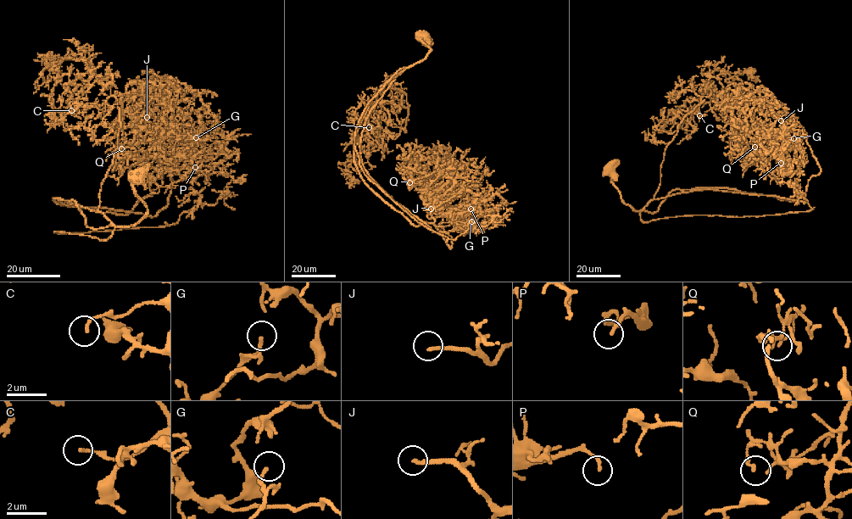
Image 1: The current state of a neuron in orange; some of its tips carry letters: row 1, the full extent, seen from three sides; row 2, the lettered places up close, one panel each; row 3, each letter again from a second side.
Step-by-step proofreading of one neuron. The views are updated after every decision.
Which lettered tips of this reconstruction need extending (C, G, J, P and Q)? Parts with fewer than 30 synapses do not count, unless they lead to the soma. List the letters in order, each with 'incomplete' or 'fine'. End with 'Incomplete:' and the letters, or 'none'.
C: fine
G: fine
J: incomplete
P: fine
Q: fine
Incomplete: J

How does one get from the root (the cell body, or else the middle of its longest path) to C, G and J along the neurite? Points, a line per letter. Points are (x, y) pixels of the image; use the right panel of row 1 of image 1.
C: (607, 169), (621, 199), (641, 210), (677, 125), (701, 103), (697, 114), (674, 110), (699, 115)
G: (607, 169), (623, 201), (650, 213), (676, 189), (797, 201), (800, 161), (785, 149), (793, 138)
J: (607, 169), (634, 210), (706, 189), (804, 203), (820, 166), (804, 129), (790, 117), (781, 120)

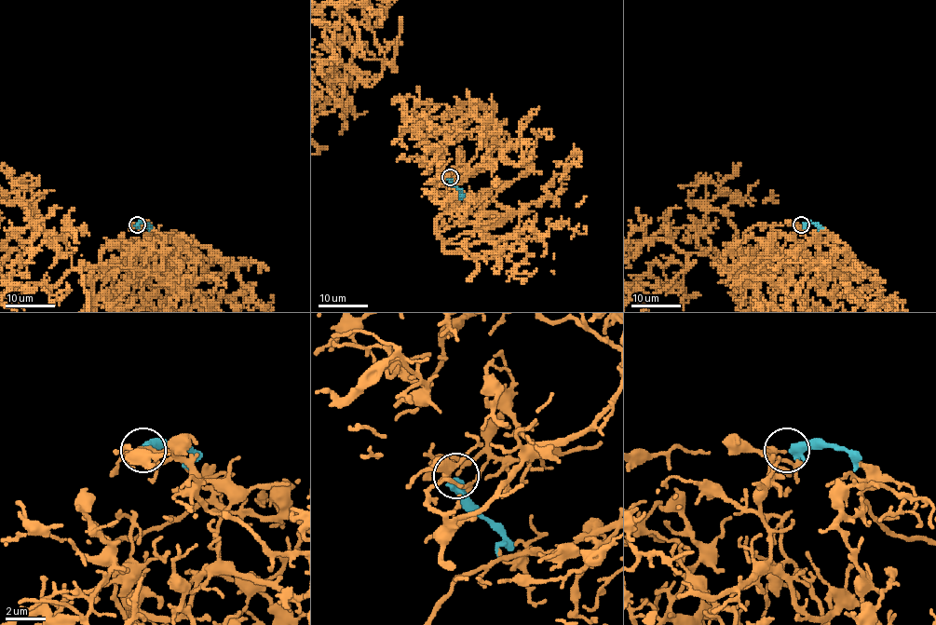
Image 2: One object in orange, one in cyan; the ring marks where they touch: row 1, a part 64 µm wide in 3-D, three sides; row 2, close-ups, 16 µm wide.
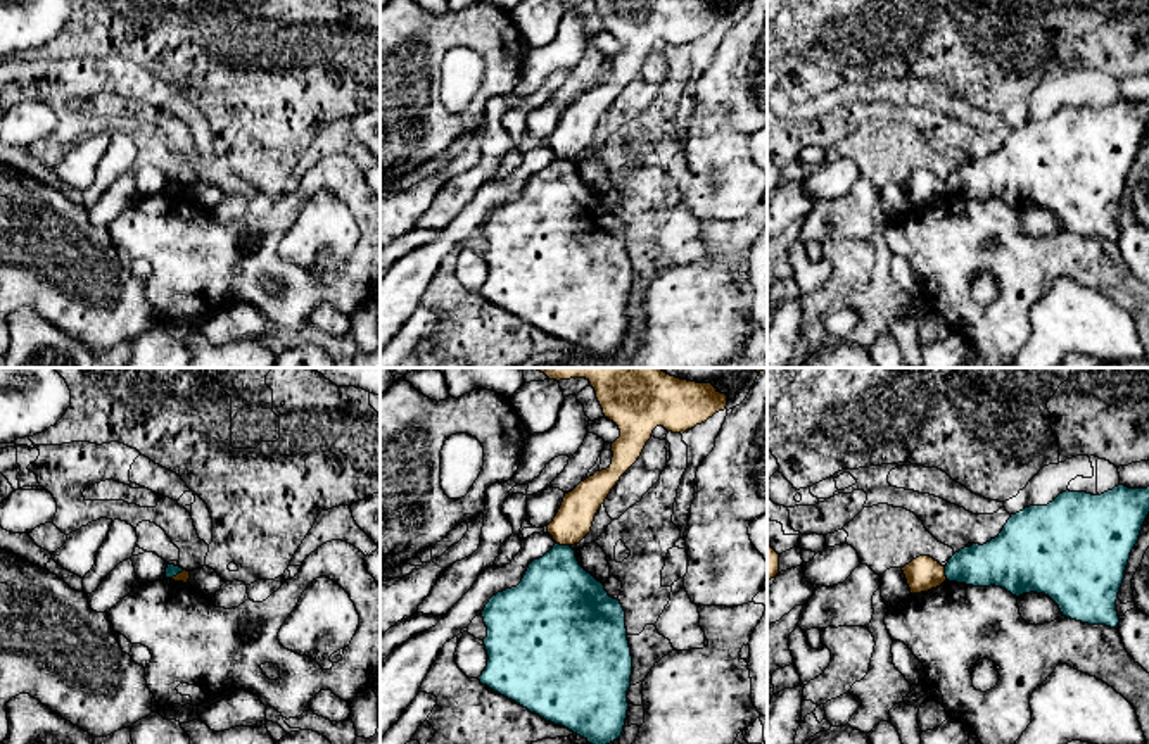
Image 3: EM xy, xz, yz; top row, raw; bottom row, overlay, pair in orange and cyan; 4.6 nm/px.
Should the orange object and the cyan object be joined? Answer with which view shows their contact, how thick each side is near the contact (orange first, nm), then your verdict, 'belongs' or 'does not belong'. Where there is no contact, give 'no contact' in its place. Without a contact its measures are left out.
contact in xz; calibres 170 and 360 nm; does not belong

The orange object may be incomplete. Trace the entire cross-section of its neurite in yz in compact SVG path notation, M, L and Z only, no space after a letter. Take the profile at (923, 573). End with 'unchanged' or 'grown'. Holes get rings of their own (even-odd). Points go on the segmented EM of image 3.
M919 556L902 568L911 594L928 592L947 582L945 566L930 556Z; unchanged

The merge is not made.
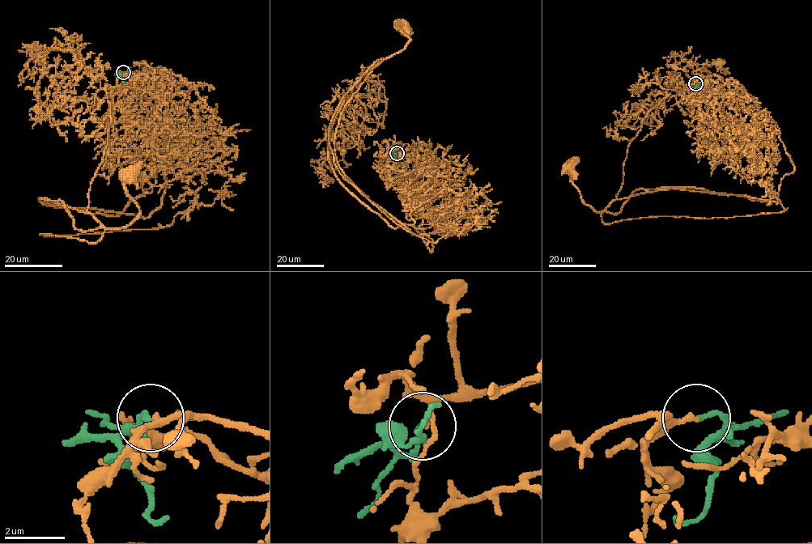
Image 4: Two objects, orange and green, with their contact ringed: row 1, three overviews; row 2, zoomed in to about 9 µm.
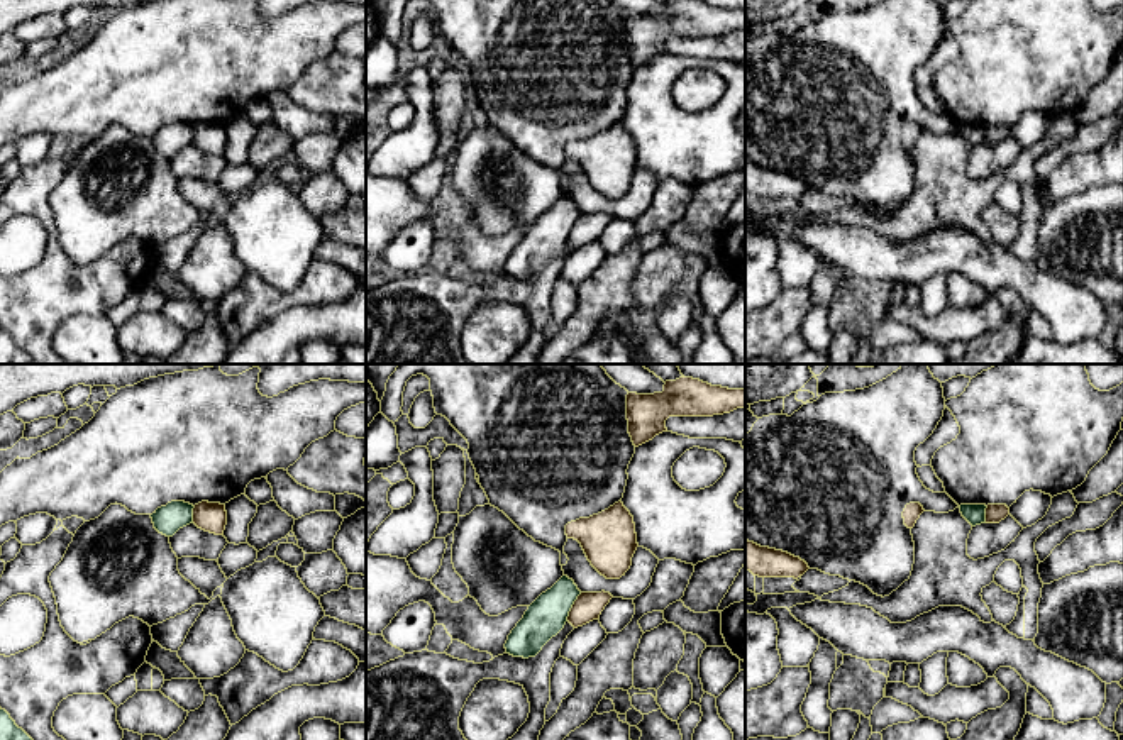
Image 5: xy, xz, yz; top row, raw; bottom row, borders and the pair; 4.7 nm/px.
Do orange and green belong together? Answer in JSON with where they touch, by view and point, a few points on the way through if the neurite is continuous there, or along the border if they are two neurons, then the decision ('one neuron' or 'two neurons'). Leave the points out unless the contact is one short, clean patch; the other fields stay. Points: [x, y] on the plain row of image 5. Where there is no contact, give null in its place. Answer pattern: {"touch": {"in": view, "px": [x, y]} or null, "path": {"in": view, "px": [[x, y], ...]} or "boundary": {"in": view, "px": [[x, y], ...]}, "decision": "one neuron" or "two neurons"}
{"touch": {"in": "xz", "px": [573, 227]}, "boundary": {"in": "xz", "px": [[581, 214], [566, 241]]}, "decision": "two neurons"}

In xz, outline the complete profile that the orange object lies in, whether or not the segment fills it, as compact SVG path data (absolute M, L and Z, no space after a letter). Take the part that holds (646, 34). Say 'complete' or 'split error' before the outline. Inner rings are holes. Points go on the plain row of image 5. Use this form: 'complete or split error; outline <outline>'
complete; outline M700 0L666 2L662 14L627 15L628 54L635 68L667 52L669 37L713 37L745 29L745 10L711 7Z

